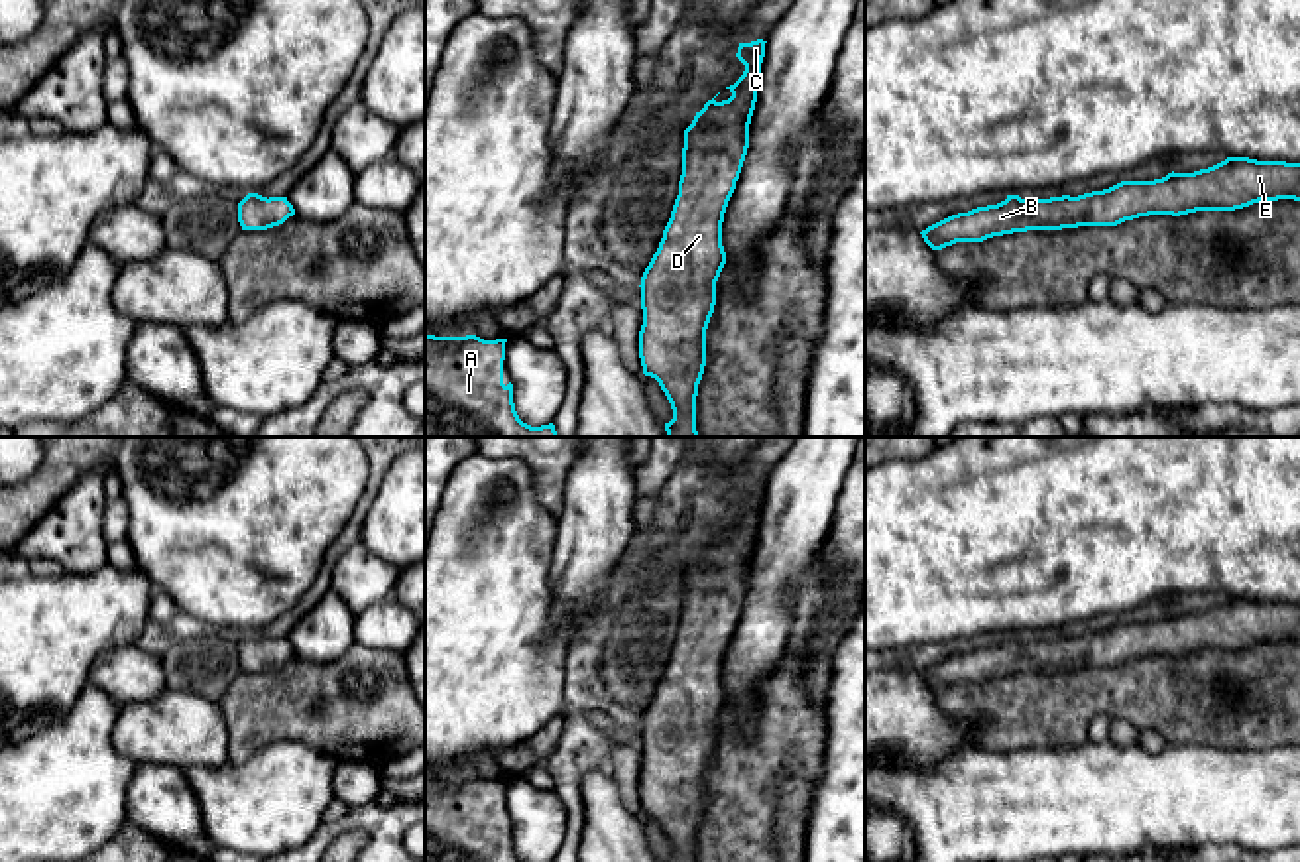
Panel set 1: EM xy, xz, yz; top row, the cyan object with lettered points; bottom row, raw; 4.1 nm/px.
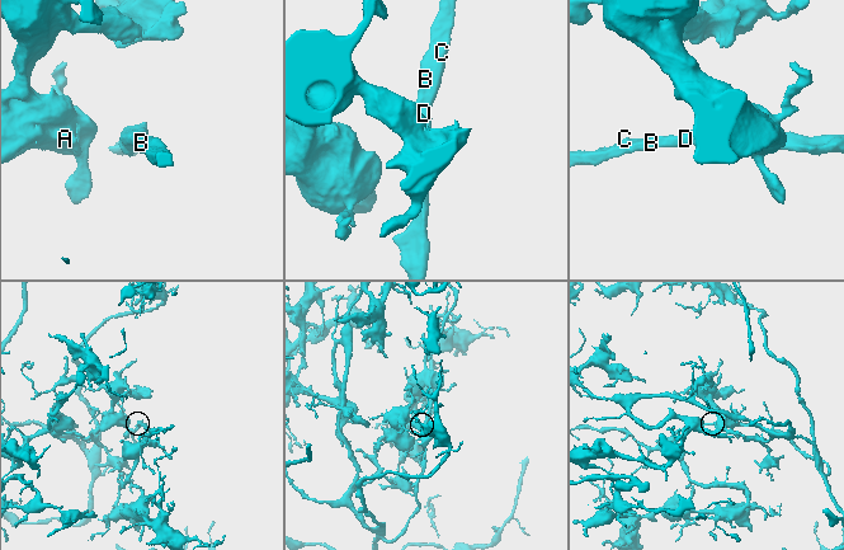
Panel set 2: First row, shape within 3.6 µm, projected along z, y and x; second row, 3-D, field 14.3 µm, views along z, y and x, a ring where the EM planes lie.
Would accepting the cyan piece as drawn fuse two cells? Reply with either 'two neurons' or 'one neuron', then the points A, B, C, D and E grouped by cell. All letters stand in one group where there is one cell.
one neuron; A B C D E

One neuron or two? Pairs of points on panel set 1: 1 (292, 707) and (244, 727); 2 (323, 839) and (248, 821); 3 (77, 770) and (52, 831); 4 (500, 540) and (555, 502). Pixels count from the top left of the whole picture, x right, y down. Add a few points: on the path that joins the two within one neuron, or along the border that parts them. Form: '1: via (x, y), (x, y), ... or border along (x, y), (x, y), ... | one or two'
1: via (280, 707), (264, 707), (256, 715) | one
2: border along (321, 821), (305, 841) | two
3: via (65, 786), (52, 801), (52, 815) | one
4: border along (528, 465), (537, 500), (555, 516) | two

